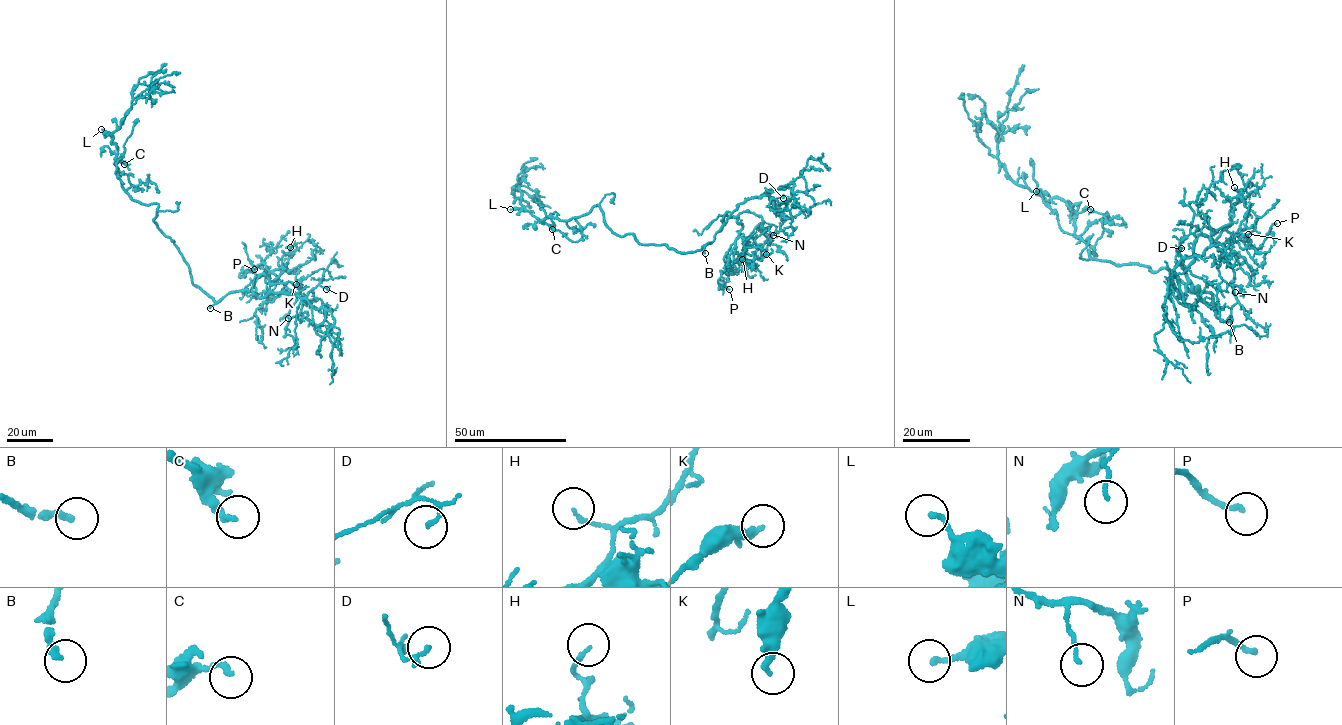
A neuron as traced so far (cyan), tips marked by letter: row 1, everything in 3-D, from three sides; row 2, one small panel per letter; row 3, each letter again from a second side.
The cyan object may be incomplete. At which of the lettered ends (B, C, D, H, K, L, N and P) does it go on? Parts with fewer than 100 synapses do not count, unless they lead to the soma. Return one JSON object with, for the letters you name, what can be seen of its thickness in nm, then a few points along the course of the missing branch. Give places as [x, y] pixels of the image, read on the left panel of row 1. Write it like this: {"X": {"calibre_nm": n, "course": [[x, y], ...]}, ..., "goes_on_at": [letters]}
{"B": {"calibre_nm": 200, "course": [[210, 308], [208, 317], [201, 319], [204, 310], [234, 326], [231, 340], [238, 344], [239, 353]]}, "goes_on_at": ["B"]}

